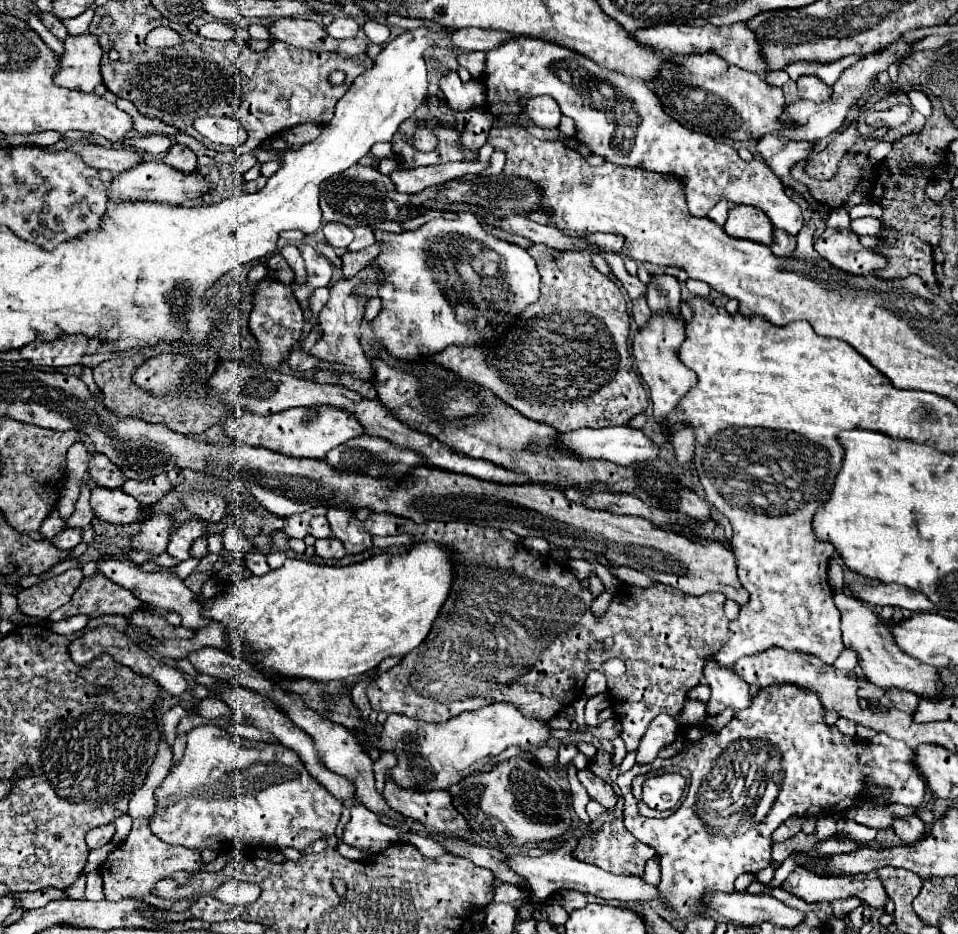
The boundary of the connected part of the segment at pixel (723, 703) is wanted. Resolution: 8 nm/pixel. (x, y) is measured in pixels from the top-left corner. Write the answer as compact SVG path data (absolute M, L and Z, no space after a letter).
M706 657L704 661L704 683L710 685L712 697L708 701L708 715L718 715L726 707L734 711L746 709L750 705L750 693L746 681L732 667L722 667L714 657Z

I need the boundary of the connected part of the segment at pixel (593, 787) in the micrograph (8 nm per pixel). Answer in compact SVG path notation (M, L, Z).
M590 769L578 771L578 779L580 779L580 783L586 787L590 799L596 799L596 801L598 801L602 807L606 807L606 809L616 805L618 797L616 797L616 793L612 791L612 787L610 787L604 779L600 779L598 775L594 775Z

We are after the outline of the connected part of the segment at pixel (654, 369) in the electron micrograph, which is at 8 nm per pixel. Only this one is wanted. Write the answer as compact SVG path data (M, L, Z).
M652 315L650 323L638 331L632 341L632 355L636 359L638 371L650 389L650 399L654 403L654 417L660 425L664 425L666 417L674 413L680 405L680 399L690 391L690 385L696 383L696 373L690 371L678 357L678 347L684 341L684 325L686 321L674 321L674 317L658 317Z

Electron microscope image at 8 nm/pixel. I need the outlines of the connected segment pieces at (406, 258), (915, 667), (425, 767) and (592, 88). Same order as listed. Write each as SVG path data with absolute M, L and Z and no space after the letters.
M460 213L458 219L450 221L450 233L446 231L446 225L442 225L440 219L434 219L434 221L428 221L424 223L420 229L416 231L406 231L406 233L384 233L384 231L378 231L378 241L384 243L384 249L382 253L376 257L376 263L378 267L382 269L384 273L384 279L382 279L382 285L380 285L380 299L382 299L382 311L380 315L372 321L374 325L374 331L376 331L376 339L388 349L388 353L392 357L400 357L400 359L418 359L418 357L426 357L426 355L432 355L432 353L438 353L442 349L446 349L448 345L488 345L488 343L494 343L498 337L502 337L502 333L506 331L506 327L510 323L514 323L512 319L530 303L534 303L538 299L538 285L540 285L540 275L538 275L538 269L536 269L536 263L534 259L528 255L526 249L518 247L518 245L512 245L508 241L502 241L502 239L496 239L492 235L488 235L480 221L472 215L472 213Z
M840 591L834 595L834 603L838 611L842 613L842 637L844 645L854 649L858 653L858 661L864 669L866 679L880 687L898 687L898 689L908 689L912 693L918 693L922 697L938 697L940 695L940 675L934 667L910 657L904 653L896 643L890 627L880 621L862 601L854 599L852 595Z
M492 703L476 711L460 713L446 723L422 723L400 713L392 713L384 723L382 737L376 745L382 751L396 751L398 765L390 769L390 775L398 781L398 785L404 785L406 789L430 791L448 789L462 777L480 771L510 745L540 749L542 745L548 745L550 733L552 729L548 721L524 717L512 703Z
M532 37L508 39L502 45L486 51L486 87L488 87L488 103L494 107L494 113L498 115L510 113L510 107L514 105L524 109L526 101L536 95L554 97L562 113L574 119L576 139L584 143L594 155L600 155L604 157L604 161L610 161L620 167L642 167L654 173L678 175L684 181L688 209L694 217L706 217L708 211L720 199L726 199L732 205L752 205L752 207L762 209L770 217L776 229L784 229L790 235L798 235L798 231L804 225L800 205L784 193L782 181L774 175L774 171L766 165L766 161L762 159L742 161L730 145L716 141L714 137L706 133L696 133L692 129L686 129L664 111L660 97L652 89L648 89L642 81L634 81L620 73L608 71L580 53L574 53L556 43L546 43L542 39L532 39Z

